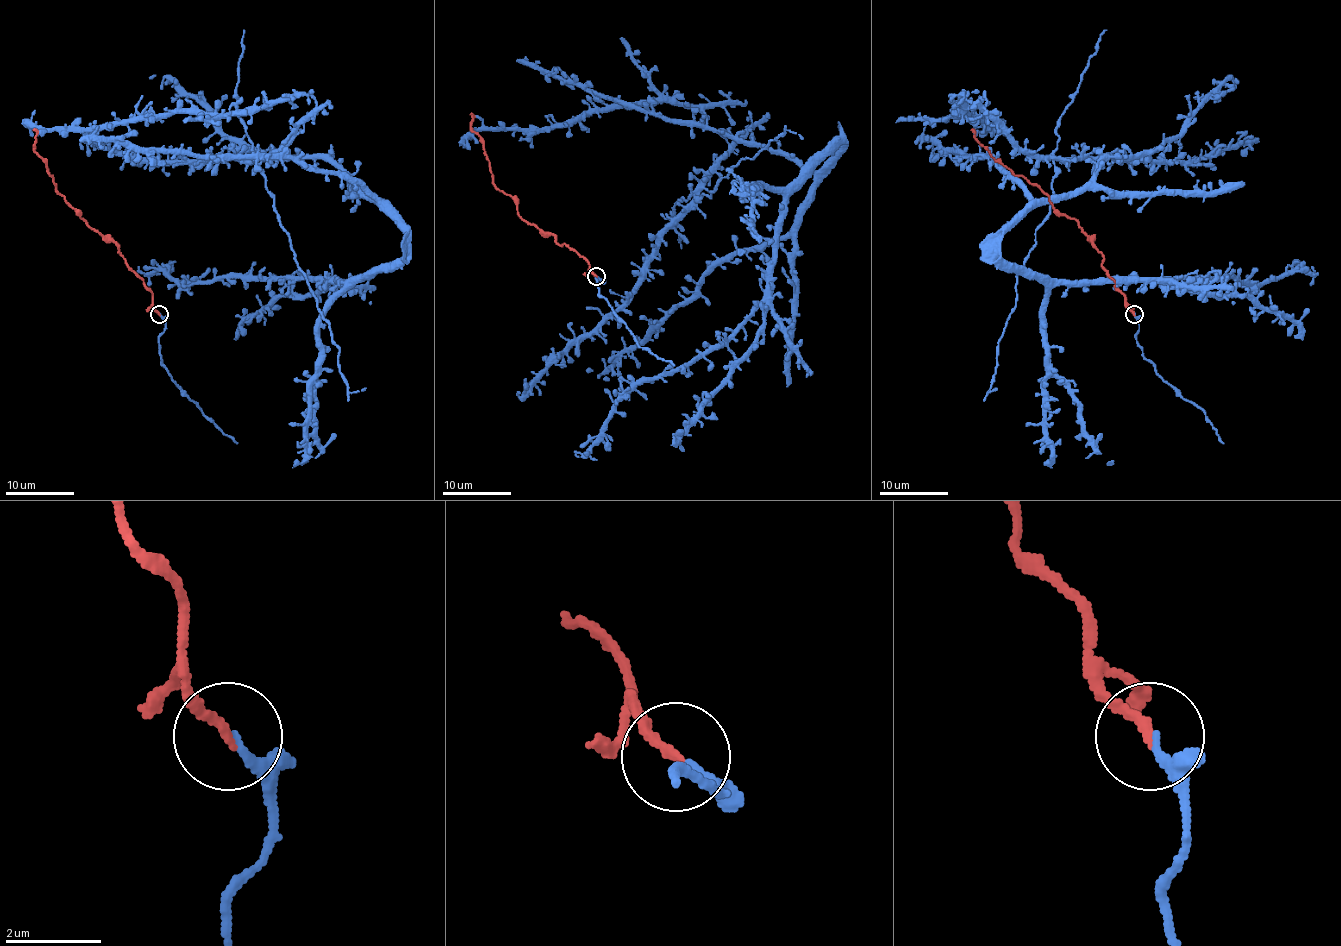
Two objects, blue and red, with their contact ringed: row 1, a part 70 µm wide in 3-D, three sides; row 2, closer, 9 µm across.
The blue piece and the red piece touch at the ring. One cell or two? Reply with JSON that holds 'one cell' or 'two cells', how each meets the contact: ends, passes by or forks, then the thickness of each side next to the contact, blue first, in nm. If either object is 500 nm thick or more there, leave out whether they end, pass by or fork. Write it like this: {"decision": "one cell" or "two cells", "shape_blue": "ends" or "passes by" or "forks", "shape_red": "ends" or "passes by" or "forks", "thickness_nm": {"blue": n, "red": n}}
{"decision": "one cell", "shape_blue": "ends", "shape_red": "ends", "thickness_nm": {"blue": 200, "red": 200}}

